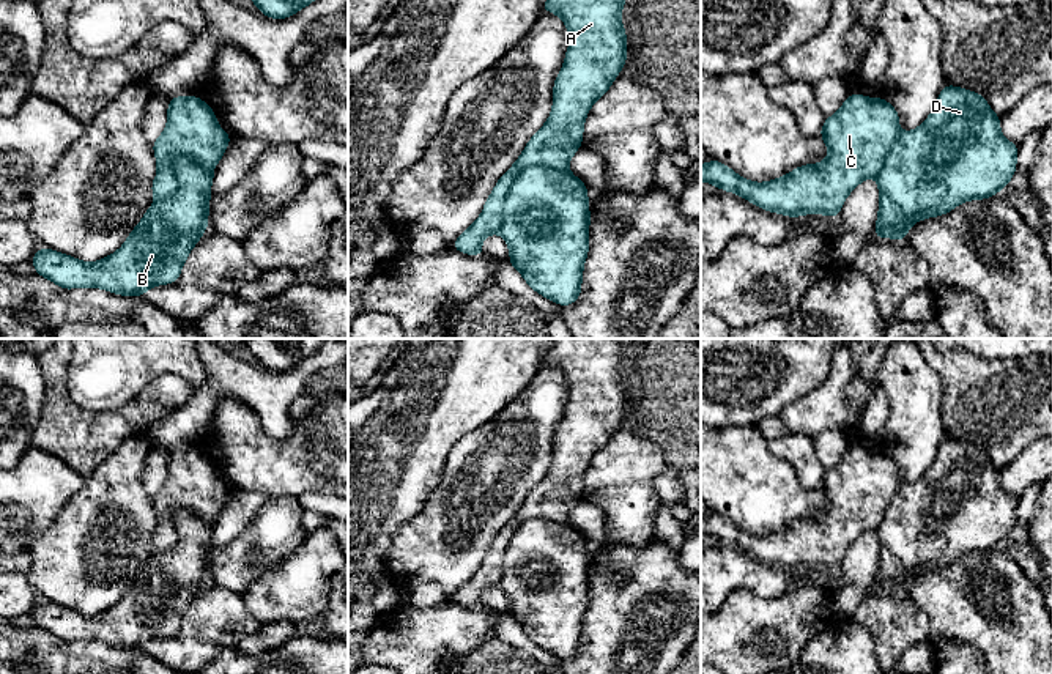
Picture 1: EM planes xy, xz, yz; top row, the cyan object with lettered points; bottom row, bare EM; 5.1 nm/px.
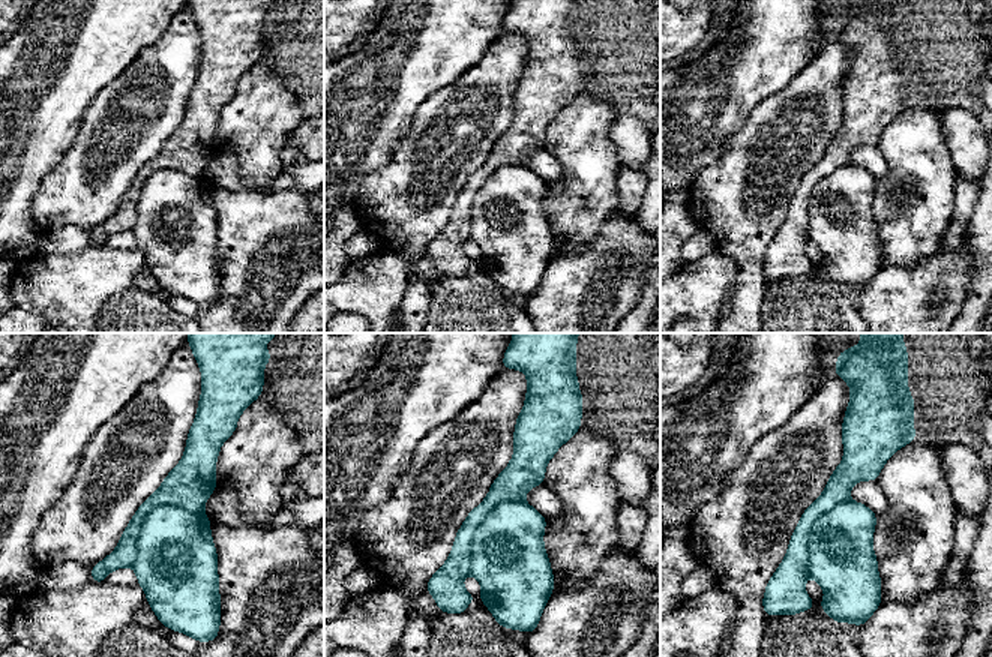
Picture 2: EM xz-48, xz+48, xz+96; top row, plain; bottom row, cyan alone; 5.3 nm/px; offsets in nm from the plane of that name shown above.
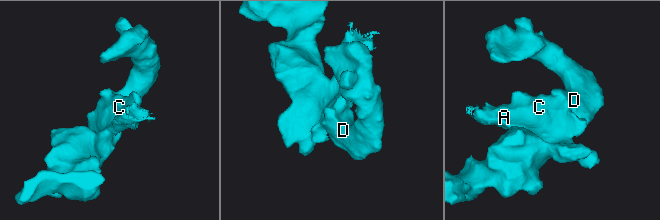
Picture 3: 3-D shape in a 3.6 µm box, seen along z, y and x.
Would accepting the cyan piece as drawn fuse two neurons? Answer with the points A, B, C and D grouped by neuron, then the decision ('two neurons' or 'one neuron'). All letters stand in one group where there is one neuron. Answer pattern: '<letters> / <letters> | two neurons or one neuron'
A C / B D | two neurons

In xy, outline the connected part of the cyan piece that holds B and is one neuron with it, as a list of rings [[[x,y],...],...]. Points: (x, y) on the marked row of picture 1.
[[[184,154],[176,156],[175,170],[178,178],[176,194],[164,200],[156,200],[128,235],[124,244],[112,255],[85,263],[49,247],[39,247],[30,260],[35,272],[63,290],[102,288],[121,296],[143,296],[156,285],[176,282],[189,252],[208,230],[214,173],[203,168],[194,157]]]

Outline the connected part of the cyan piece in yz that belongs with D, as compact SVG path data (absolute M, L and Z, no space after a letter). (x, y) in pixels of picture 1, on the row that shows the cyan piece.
M946 83L929 117L915 131L899 132L888 150L877 176L879 213L872 236L904 241L915 222L1006 187L1017 168L1019 145L1003 137L1000 118L983 94Z

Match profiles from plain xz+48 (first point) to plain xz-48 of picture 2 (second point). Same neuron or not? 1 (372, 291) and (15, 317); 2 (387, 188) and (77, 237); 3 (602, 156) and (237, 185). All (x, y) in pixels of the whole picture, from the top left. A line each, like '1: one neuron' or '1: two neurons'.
1: two neurons
2: two neurons
3: two neurons

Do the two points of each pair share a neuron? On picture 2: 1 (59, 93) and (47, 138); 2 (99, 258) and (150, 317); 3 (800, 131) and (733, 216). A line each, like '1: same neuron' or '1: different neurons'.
1: same neuron
2: different neurons
3: same neuron

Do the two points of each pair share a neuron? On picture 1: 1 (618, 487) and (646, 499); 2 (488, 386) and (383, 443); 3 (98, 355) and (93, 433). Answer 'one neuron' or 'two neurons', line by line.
1: one neuron
2: one neuron
3: two neurons

